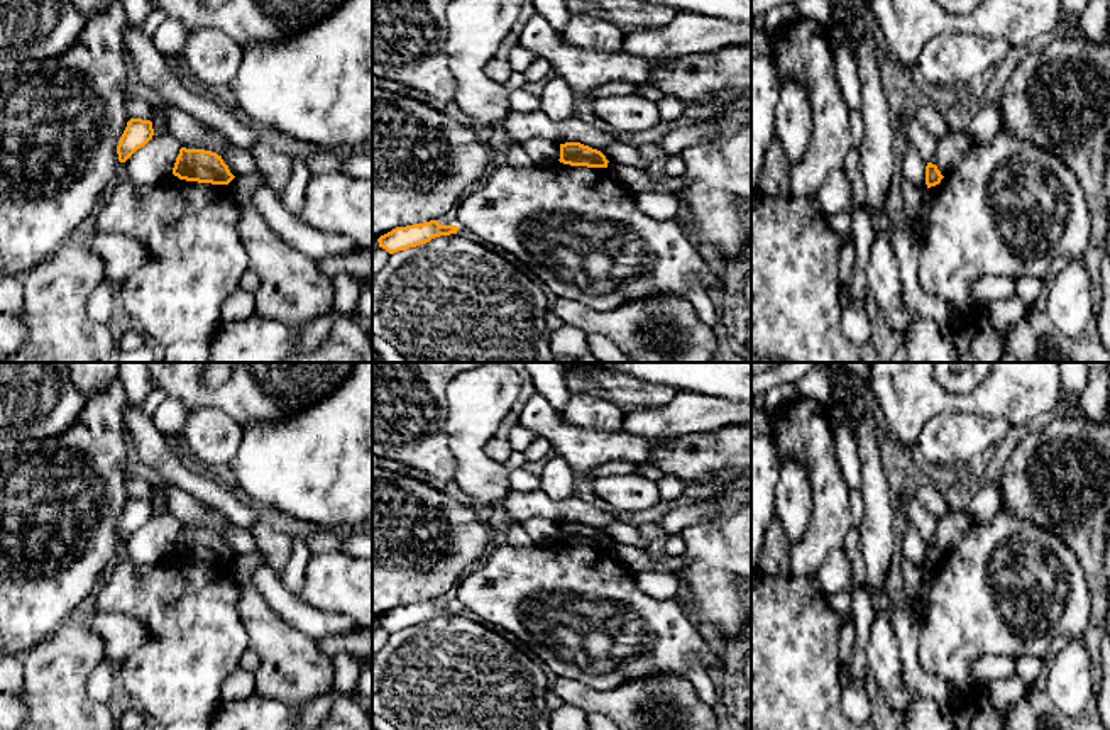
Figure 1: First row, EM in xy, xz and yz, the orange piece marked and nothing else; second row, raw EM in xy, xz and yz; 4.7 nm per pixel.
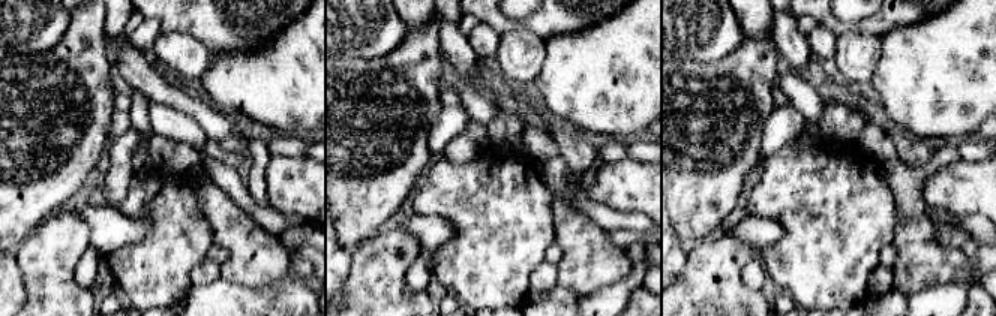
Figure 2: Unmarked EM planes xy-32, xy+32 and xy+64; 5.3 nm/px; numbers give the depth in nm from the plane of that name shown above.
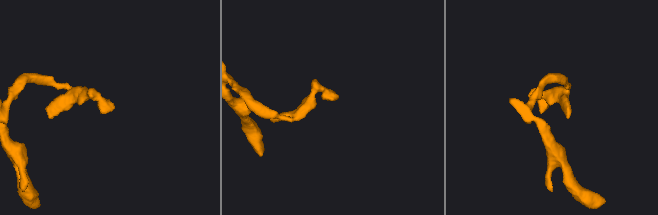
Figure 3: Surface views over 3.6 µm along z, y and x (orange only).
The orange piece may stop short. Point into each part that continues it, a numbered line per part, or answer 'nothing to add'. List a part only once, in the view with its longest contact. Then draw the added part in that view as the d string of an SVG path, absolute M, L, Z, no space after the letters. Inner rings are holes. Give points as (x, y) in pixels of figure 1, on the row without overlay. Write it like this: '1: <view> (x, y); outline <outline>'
nothing to add

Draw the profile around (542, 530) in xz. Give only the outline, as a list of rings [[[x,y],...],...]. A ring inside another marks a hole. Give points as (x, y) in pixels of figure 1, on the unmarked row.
[[[531,517],[521,523],[538,545],[553,544],[560,539],[560,523],[541,517]]]

